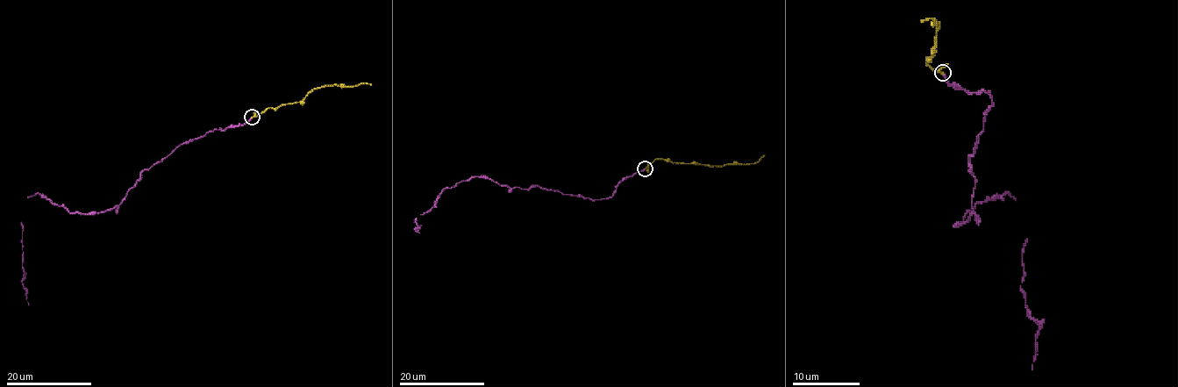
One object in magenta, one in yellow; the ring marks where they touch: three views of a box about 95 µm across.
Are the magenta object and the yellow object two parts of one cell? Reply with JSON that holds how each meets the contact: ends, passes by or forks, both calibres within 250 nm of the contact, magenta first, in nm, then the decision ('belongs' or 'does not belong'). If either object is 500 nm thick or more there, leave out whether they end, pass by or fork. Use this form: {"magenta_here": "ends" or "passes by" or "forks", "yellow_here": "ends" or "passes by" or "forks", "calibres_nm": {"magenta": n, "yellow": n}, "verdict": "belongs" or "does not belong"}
{"magenta_here": "ends", "yellow_here": "passes by", "calibres_nm": {"magenta": 180, "yellow": 140}, "verdict": "belongs"}

